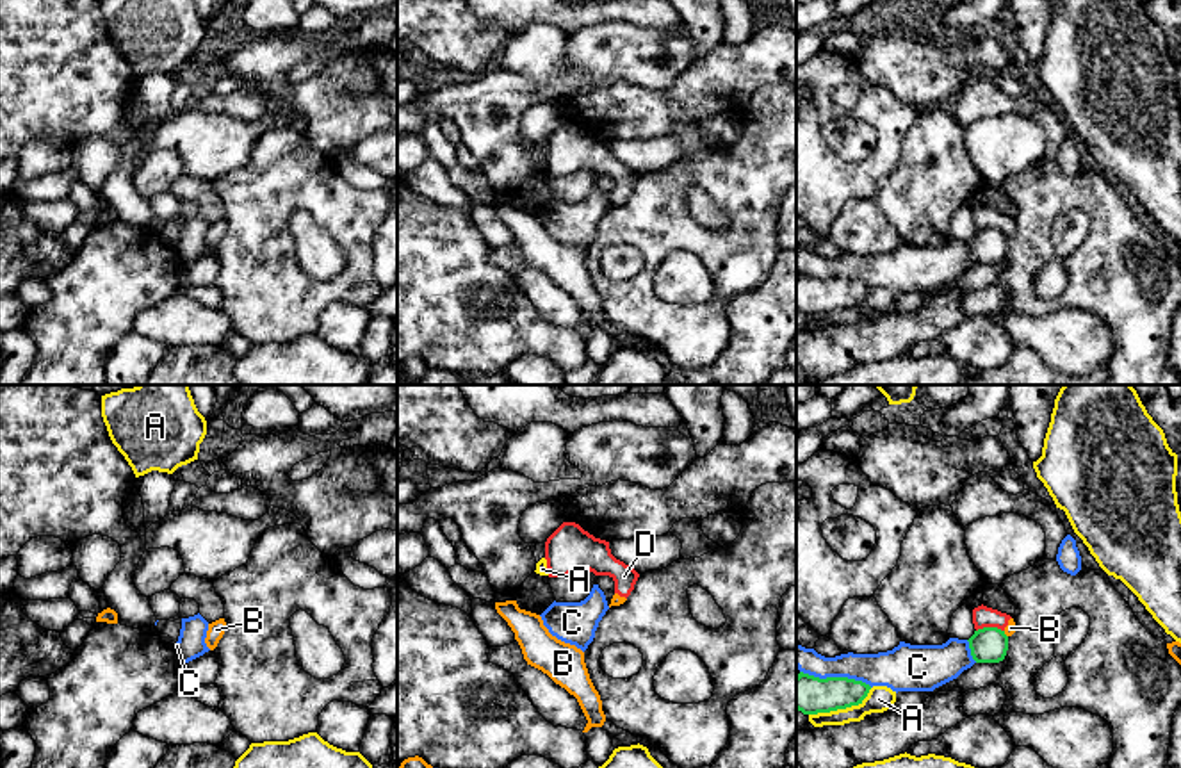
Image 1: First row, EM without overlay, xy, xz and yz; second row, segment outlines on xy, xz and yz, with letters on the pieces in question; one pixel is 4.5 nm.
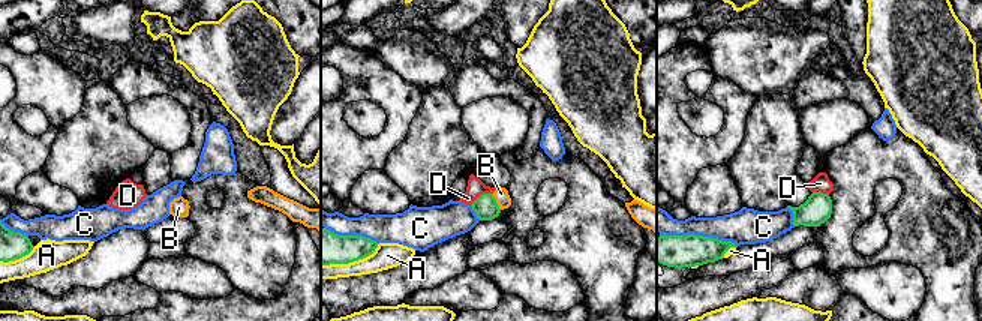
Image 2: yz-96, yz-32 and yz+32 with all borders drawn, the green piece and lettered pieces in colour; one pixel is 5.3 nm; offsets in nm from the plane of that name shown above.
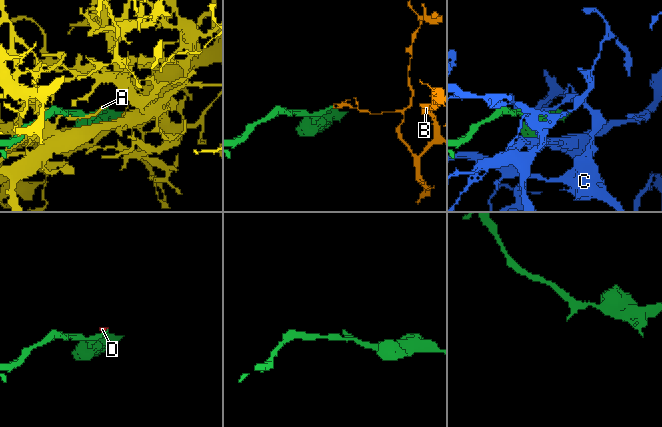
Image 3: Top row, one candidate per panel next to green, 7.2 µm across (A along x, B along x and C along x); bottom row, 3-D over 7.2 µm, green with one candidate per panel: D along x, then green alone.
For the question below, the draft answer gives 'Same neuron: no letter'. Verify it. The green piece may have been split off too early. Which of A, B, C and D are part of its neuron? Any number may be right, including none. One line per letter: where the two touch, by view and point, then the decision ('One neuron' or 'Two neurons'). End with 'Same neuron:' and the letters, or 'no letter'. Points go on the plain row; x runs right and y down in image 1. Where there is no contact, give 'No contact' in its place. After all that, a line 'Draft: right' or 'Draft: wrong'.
A: Touches green at yz (841, 309). Two neurons
B: Touches green at yz (1005, 236). Two neurons
C: Touches green at yz (836, 278). Two neurons
D: Touches green at yz (989, 228). Two neurons
Same neuron: no letter
Draft: right

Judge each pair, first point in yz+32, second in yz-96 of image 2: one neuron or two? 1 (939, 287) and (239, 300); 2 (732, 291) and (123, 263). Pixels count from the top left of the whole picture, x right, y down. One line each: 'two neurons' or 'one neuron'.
1: two neurons
2: one neuron

